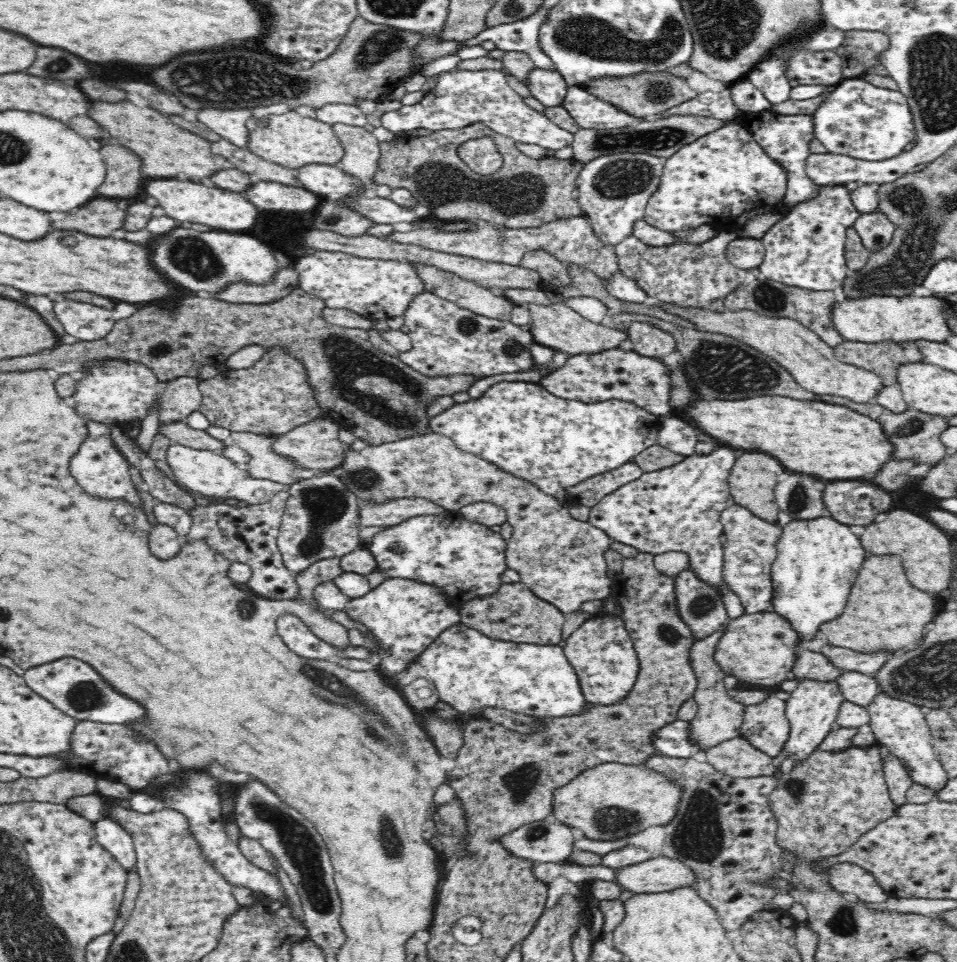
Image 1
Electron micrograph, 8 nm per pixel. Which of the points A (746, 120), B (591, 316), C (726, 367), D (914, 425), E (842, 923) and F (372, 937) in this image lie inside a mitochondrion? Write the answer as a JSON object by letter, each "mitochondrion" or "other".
{"A":"other","B":"other","C":"mitochondrion","D":"mitochondrion","E":"mitochondrion","F":"other"}

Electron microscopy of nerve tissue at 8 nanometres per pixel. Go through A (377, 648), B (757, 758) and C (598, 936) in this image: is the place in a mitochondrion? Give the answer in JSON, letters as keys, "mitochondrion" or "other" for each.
{"A":"other","B":"other","C":"other"}

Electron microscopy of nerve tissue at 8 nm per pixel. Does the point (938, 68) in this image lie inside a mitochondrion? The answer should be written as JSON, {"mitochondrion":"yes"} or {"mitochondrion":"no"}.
{"mitochondrion":"yes"}

